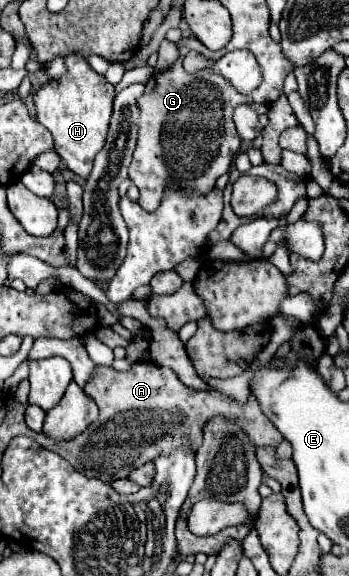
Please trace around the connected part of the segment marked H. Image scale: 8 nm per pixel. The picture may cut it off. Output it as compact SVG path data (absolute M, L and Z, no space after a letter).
M70 53L64 59L66 73L44 83L36 95L36 119L54 135L54 149L62 157L64 165L80 175L88 177L92 171L92 161L96 153L104 147L108 123L112 115L114 87L106 77L98 75L80 53Z

